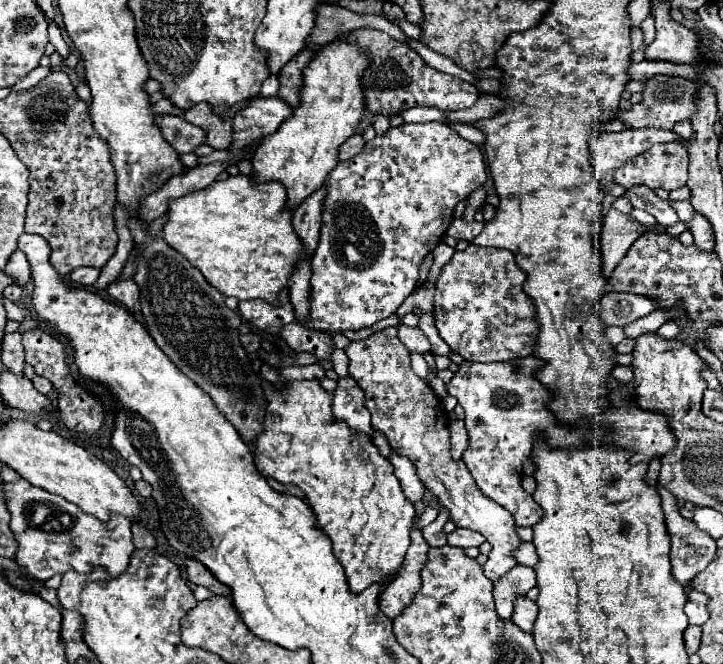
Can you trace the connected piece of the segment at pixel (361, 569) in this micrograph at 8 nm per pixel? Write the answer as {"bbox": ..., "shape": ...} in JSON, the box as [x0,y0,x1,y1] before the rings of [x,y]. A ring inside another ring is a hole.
{"bbox":[253,379,415,593],"shape":[[[317,379],[286,381],[282,388],[269,382],[262,383],[267,407],[263,419],[263,433],[257,437],[253,449],[255,465],[263,477],[273,477],[283,485],[297,485],[311,509],[317,513],[319,527],[331,537],[333,553],[345,569],[349,589],[361,593],[373,583],[385,583],[391,573],[399,569],[405,551],[411,545],[411,527],[415,507],[405,499],[393,465],[379,455],[373,441],[365,435],[355,435],[343,421],[333,417],[331,393],[327,393]]]}

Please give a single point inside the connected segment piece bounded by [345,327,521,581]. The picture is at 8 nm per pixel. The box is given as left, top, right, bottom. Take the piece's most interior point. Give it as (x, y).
(403, 407)

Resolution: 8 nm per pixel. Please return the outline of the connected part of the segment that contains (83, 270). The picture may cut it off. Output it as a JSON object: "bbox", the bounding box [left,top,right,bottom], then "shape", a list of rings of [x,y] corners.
{"bbox":[69,267,101,287],"shape":[[[79,267],[79,269],[71,271],[69,277],[71,277],[73,283],[79,283],[79,285],[85,285],[85,287],[91,287],[91,285],[97,281],[99,273],[101,273],[101,269],[95,269],[95,267]]]}

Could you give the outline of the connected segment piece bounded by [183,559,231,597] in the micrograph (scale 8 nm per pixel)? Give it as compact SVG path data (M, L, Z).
M185 559L183 563L183 571L185 577L193 583L193 585L201 585L207 587L209 591L213 591L215 595L223 595L223 597L231 597L231 589L223 583L219 583L201 563L197 563L195 559Z

